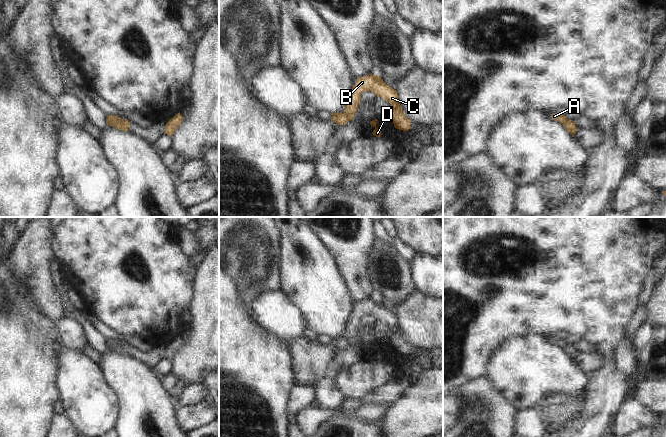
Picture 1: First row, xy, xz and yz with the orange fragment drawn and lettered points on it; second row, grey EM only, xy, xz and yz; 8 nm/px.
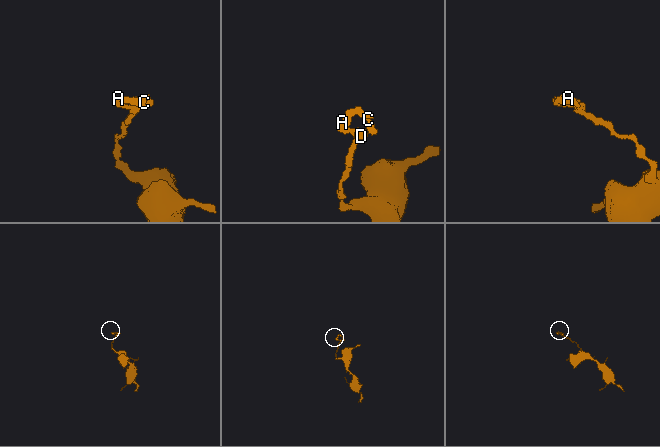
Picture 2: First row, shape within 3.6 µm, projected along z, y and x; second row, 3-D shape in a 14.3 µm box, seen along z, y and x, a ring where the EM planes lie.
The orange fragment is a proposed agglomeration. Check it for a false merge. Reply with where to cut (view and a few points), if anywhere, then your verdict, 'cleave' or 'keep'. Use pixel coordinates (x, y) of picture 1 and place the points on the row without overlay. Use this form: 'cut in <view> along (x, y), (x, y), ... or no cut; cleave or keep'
cut in xz along (332, 339), (336, 340), (339, 337), (345, 337), (352, 341); cleave

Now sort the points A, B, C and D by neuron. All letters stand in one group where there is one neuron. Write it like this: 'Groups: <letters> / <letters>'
Groups: A B C / D

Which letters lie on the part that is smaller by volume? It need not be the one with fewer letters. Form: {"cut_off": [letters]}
{"cut_off": ["A", "B", "C"]}

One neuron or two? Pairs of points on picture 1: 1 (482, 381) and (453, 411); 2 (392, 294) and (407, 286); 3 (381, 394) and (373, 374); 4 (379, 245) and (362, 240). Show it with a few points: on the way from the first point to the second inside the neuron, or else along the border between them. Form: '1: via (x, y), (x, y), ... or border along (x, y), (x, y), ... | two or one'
1: border along (464, 407), (454, 426) | two
2: via (396, 290), (403, 286) | one
3: border along (389, 382), (375, 388), (360, 398) | two
4: border along (375, 238), (368, 266) | two

